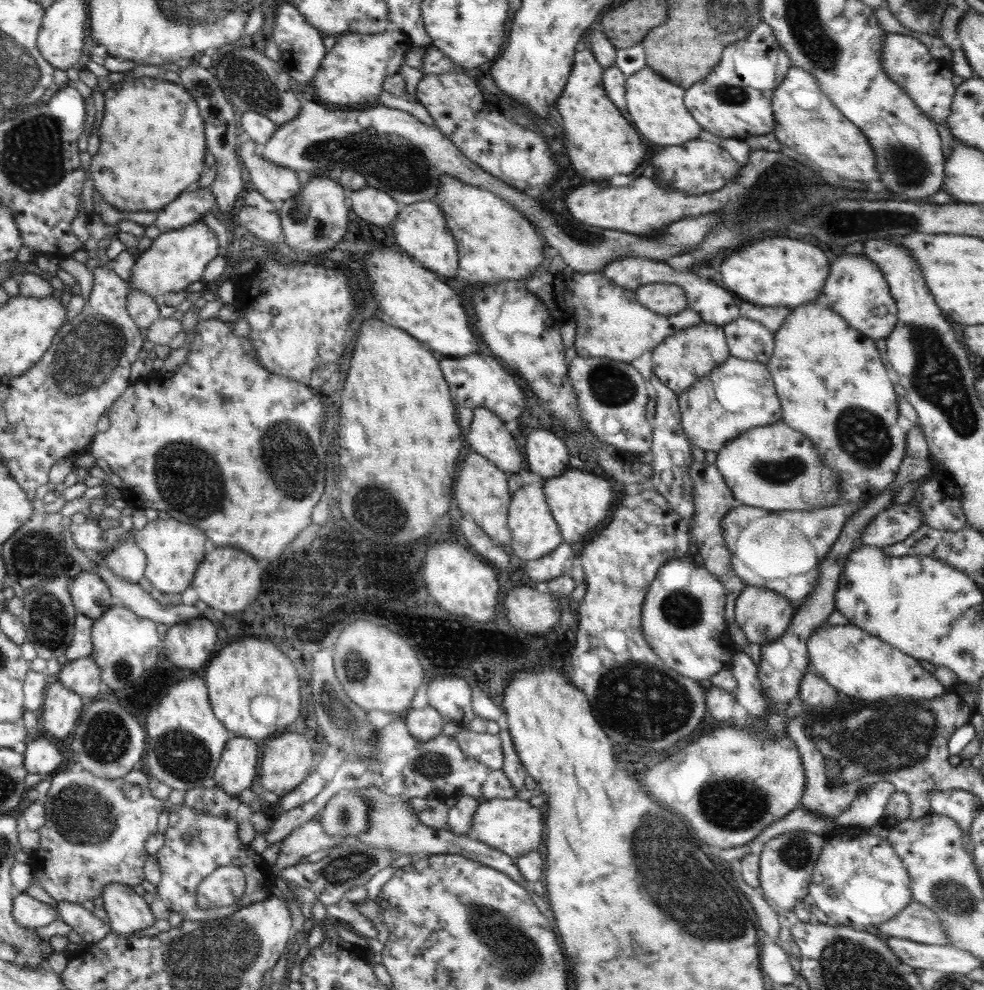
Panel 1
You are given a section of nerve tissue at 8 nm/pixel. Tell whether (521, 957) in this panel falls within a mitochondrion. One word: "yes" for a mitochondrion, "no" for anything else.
yes

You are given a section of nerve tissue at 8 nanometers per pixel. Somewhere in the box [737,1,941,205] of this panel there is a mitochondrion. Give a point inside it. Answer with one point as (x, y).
(910, 171)

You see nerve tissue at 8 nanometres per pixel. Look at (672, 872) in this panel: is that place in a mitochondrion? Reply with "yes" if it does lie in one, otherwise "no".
yes

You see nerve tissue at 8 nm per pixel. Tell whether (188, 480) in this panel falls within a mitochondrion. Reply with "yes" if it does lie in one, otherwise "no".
yes

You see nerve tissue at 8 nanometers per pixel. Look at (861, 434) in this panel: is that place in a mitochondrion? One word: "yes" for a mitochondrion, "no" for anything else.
yes

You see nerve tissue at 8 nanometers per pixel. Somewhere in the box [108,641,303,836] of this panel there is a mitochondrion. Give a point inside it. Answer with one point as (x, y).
(180, 753)

